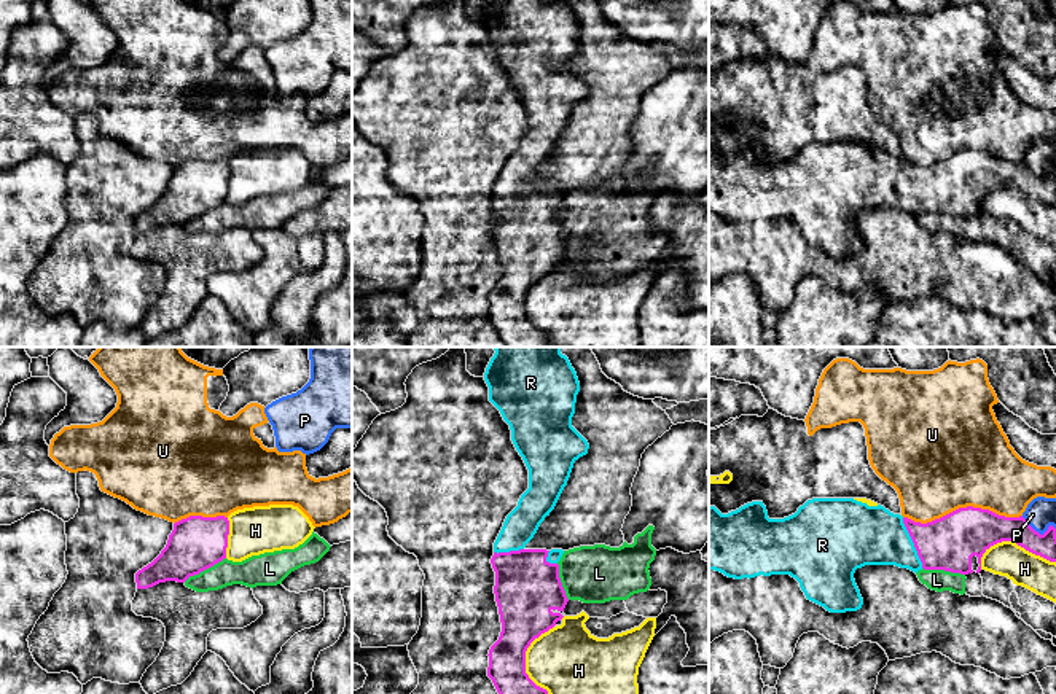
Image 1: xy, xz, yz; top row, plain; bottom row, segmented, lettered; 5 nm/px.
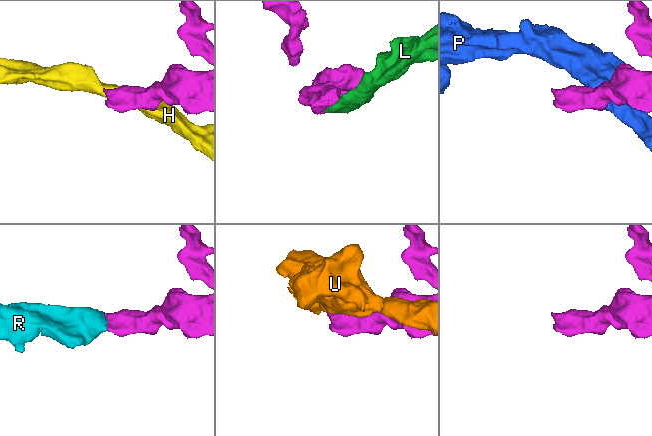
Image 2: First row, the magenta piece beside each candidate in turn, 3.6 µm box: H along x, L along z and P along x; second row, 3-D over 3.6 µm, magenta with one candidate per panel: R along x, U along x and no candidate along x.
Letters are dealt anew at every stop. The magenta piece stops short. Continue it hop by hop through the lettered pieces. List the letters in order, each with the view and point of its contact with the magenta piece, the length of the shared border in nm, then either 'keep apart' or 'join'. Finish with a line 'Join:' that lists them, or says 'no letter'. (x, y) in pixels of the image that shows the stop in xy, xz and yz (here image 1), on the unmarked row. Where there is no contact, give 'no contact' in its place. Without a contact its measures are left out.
H: yz (1012, 183) | 380 nm | keep apart
L: yz (943, 212) | 220 nm | keep apart
P: yz (1037, 175) | 190 nm | keep apart
R: yz (913, 185) | 280 nm | join
U: yz (962, 152) | 600 nm | keep apart
Join: R

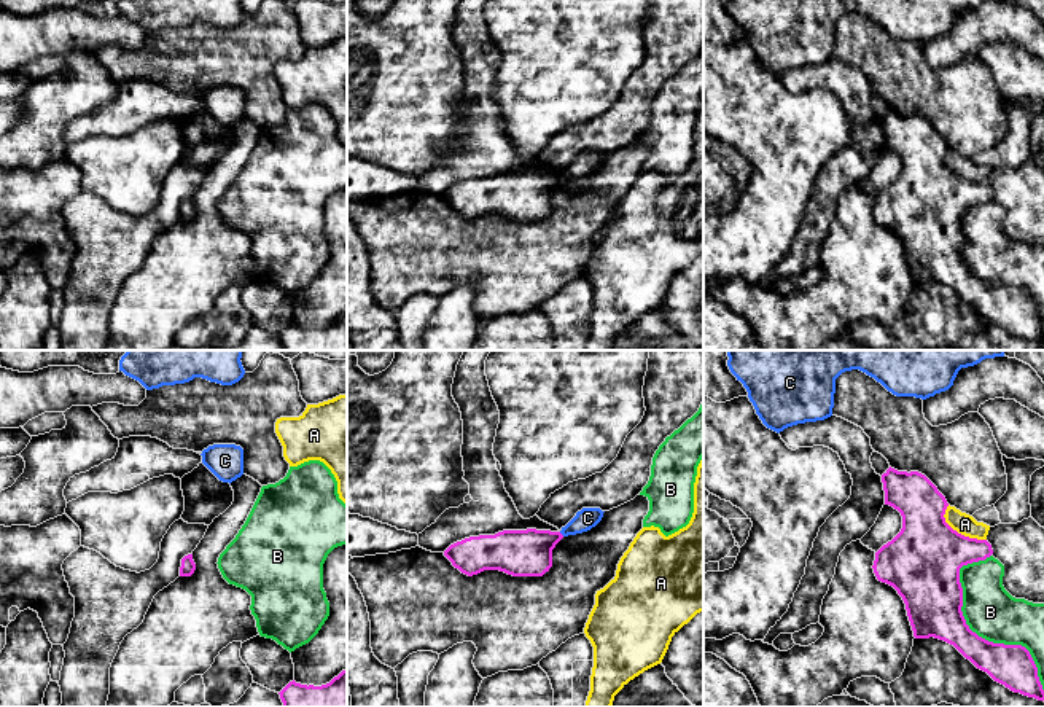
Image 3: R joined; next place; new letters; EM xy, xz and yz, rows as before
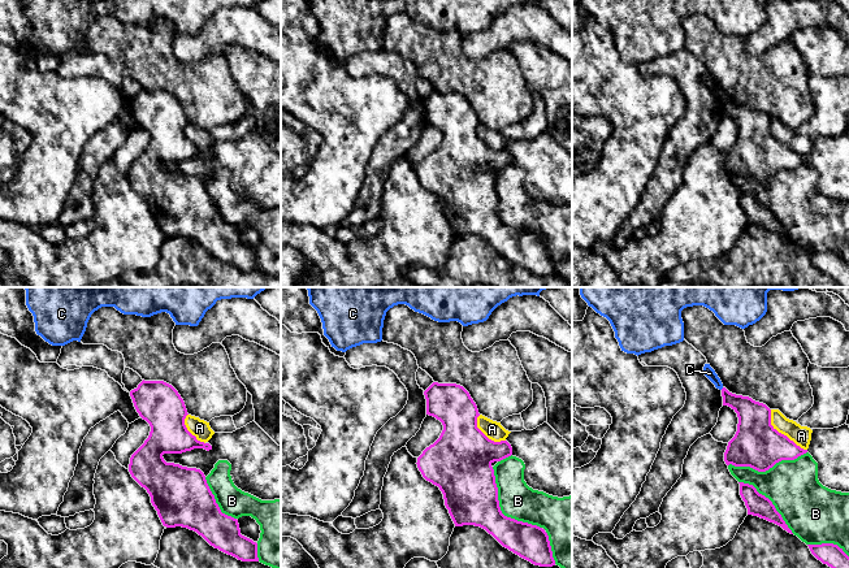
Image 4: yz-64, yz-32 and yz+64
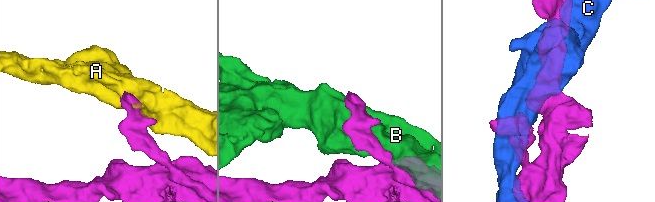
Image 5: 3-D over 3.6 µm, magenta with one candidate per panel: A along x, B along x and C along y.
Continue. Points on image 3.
A: yz (957, 175) | 260 nm | keep apart
B: yz (987, 284) | 750 nm | keep apart
C: xz (560, 177) | 40 nm | keep apart
Join: no letter

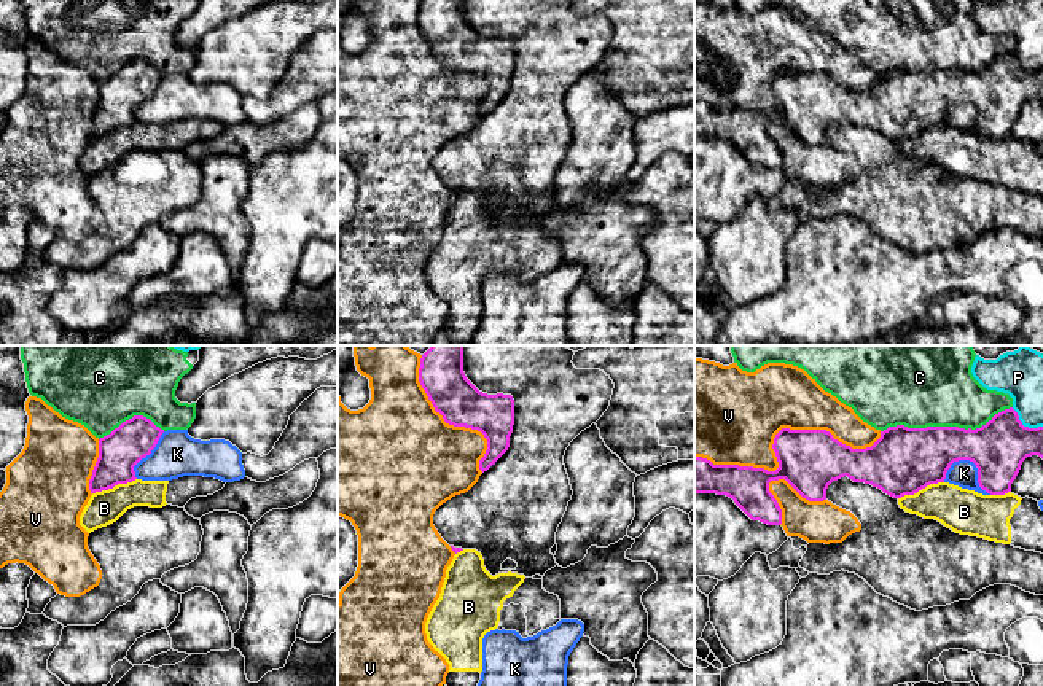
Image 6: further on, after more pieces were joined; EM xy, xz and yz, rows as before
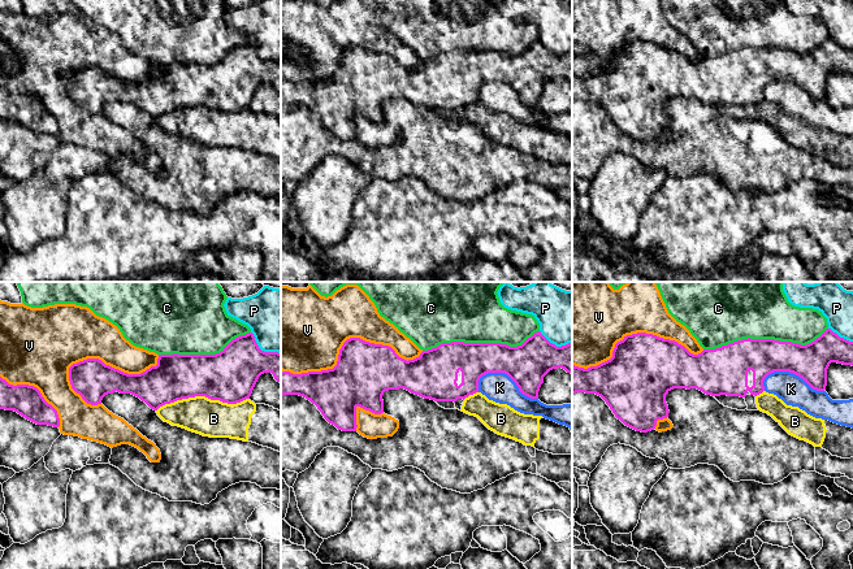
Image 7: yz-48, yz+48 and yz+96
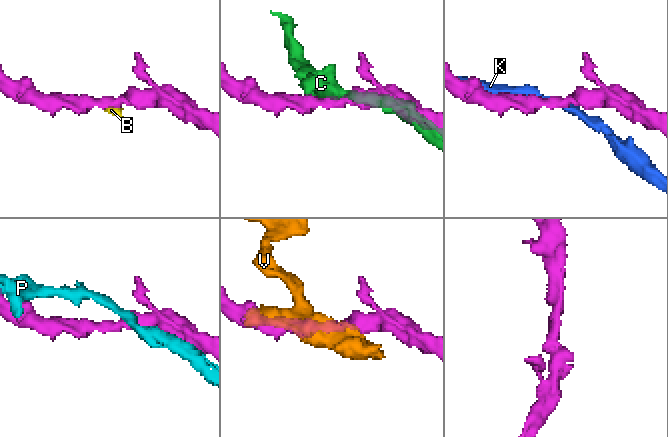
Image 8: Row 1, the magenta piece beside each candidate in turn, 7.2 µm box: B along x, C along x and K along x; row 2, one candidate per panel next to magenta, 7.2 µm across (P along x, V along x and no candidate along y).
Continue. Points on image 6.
B: yz (921, 132) | 240 nm | keep apart
C: yz (946, 70) | 700 nm | keep apart
K: yz (975, 107) | 260 nm | keep apart
P: yz (1023, 69) | 190 nm | keep apart
V: yz (774, 81) | 950 nm | keep apart
Join: no letter

